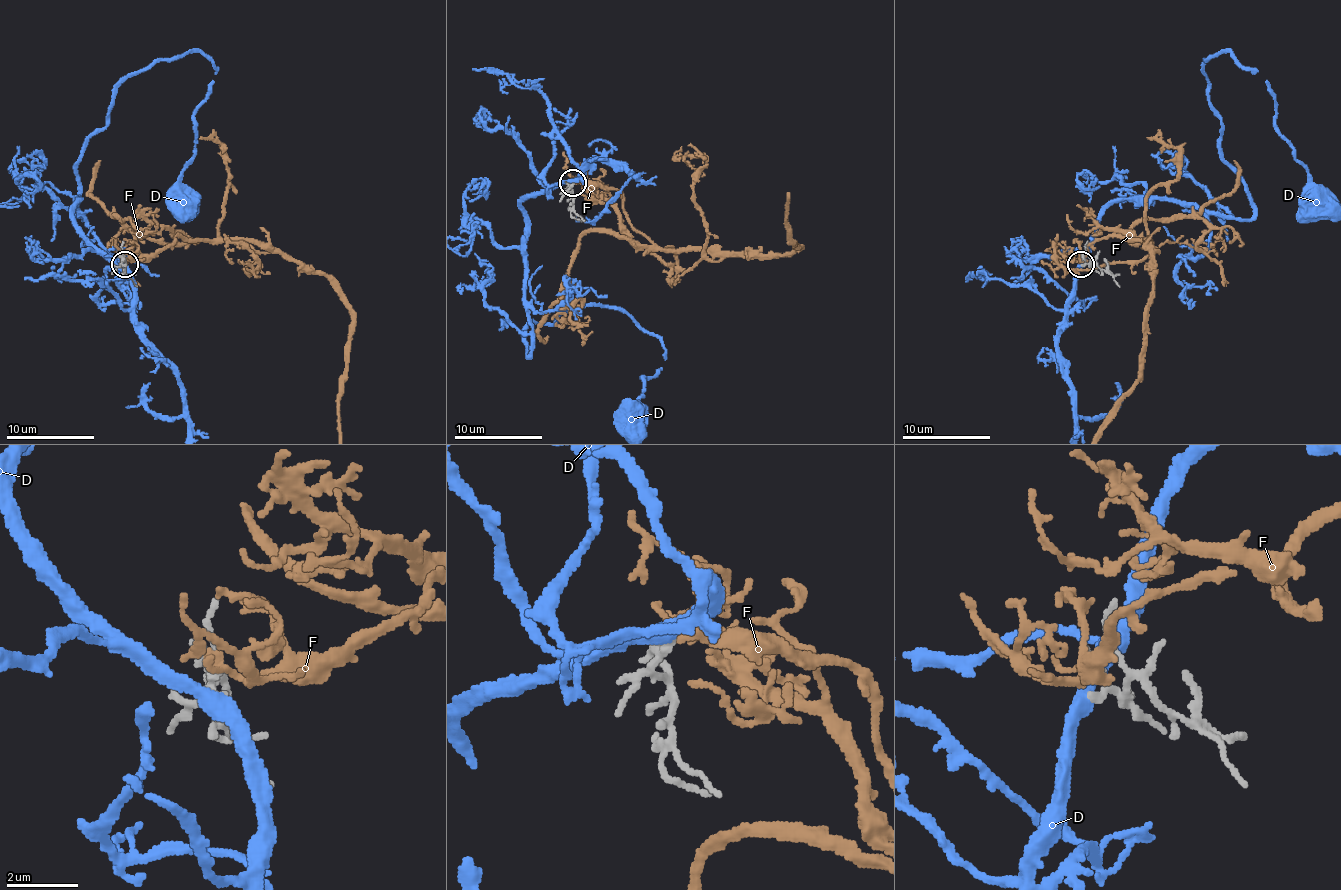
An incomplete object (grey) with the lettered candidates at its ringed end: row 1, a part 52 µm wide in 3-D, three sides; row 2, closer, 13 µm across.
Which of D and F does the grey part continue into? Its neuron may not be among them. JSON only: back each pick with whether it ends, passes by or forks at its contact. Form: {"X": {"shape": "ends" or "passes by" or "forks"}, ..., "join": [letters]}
{"join": []}

